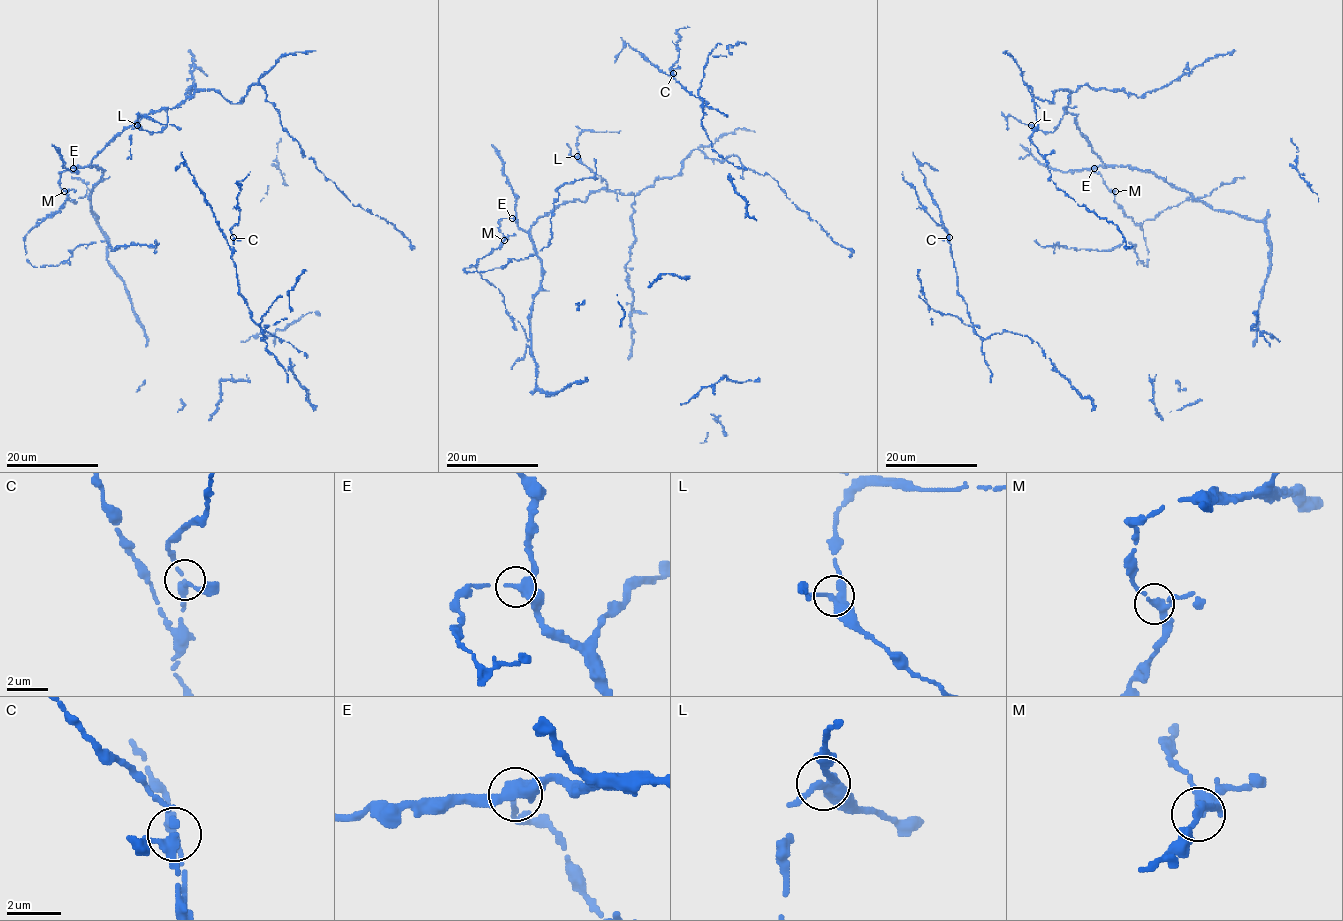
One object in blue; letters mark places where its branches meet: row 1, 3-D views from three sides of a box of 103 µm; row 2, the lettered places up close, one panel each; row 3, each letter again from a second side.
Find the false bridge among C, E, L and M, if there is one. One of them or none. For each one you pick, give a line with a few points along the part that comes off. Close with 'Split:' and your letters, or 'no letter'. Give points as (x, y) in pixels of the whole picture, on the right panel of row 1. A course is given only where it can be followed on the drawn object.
C: Course of the part to remove: (948, 237), (919, 200), (915, 190), (904, 181), (902, 171)
Split: C

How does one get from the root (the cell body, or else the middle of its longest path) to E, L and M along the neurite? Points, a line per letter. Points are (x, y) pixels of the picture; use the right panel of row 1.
E: (1081, 135), (1106, 166), (1094, 168)
L: (1081, 135), (1076, 128), (1076, 115), (1064, 109), (1060, 123), (1052, 132), (1037, 130), (1031, 125)
M: (1081, 135), (1106, 166), (1096, 166), (1094, 170), (1110, 190), (1115, 191)

